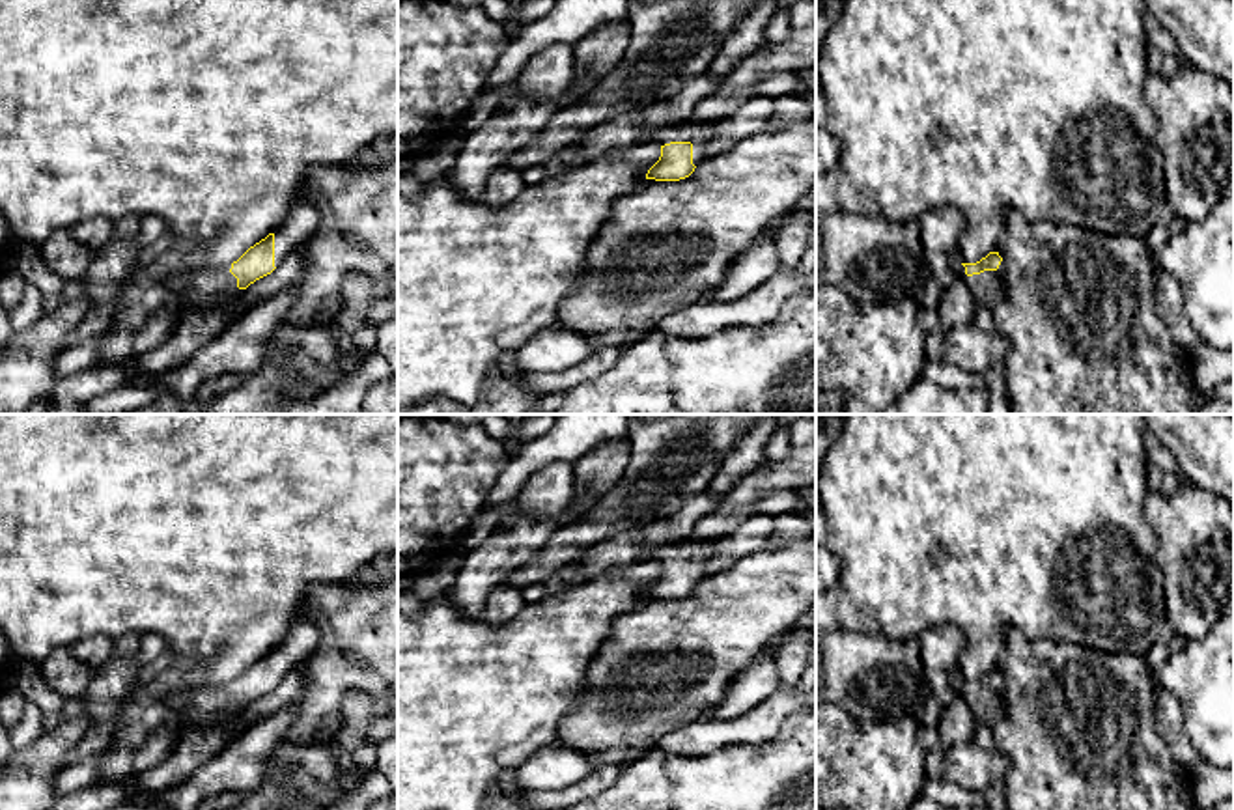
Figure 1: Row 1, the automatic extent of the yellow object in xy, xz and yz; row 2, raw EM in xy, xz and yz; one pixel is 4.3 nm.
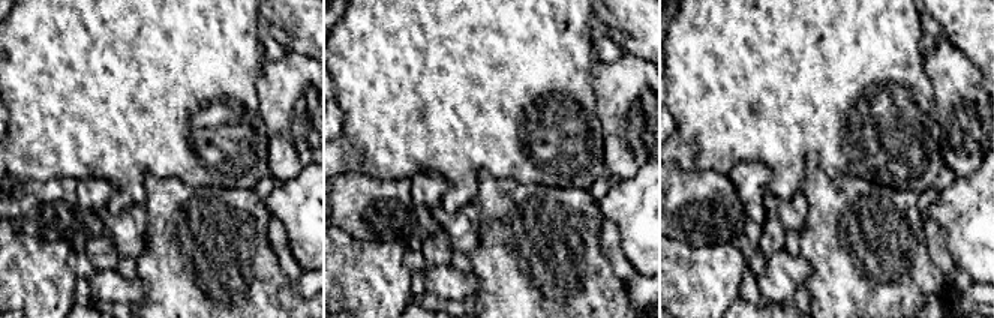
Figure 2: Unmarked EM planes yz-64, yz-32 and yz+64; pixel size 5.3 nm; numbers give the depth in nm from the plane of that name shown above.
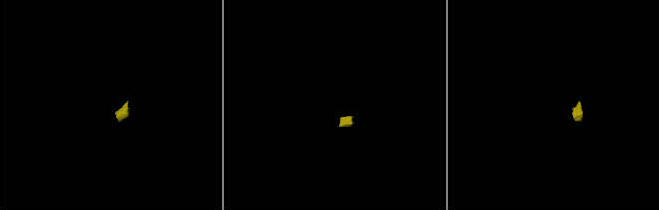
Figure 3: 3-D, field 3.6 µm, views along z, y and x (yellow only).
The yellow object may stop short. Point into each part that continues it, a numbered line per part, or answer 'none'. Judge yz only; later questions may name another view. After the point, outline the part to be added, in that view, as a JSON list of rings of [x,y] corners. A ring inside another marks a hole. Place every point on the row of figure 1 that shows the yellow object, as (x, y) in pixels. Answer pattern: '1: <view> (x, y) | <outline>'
1: yz (988, 288) | [[[1001,261],[997,271],[984,271],[980,274],[967,276],[965,267],[960,267],[976,302],[989,310],[993,310],[1004,295],[1004,269],[1006,265]]]

